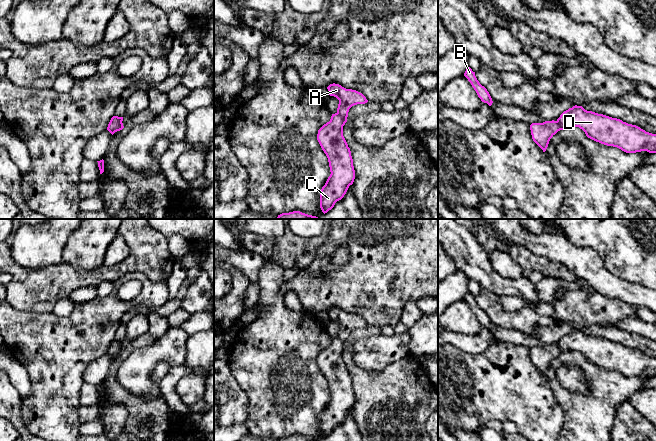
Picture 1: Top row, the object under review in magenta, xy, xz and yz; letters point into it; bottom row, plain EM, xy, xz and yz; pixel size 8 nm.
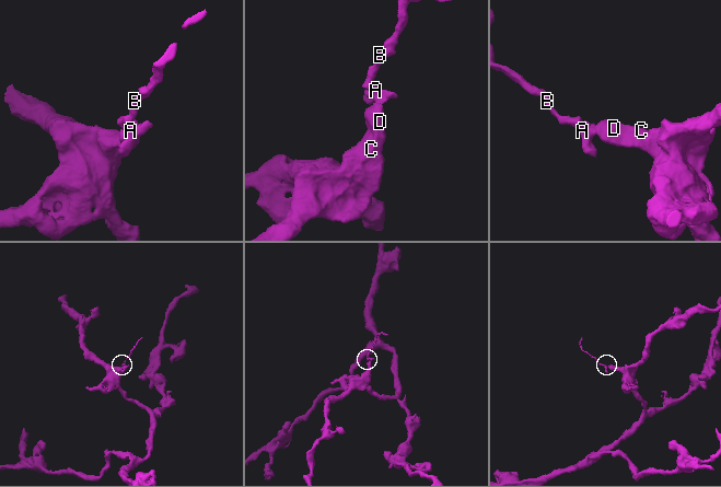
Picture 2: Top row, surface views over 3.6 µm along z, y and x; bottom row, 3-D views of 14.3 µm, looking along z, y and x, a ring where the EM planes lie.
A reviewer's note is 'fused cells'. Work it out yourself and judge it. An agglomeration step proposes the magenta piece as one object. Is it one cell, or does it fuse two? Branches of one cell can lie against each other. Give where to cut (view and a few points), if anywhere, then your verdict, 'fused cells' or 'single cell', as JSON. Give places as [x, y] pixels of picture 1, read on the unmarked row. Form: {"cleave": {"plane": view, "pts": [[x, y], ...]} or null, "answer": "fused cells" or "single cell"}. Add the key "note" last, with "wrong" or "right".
{"cleave": {"plane": "xz", "pts": [[337, 336], [346, 342]]}, "answer": "fused cells", "note": "right"}

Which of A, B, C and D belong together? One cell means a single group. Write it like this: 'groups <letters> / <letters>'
groups A B / C D

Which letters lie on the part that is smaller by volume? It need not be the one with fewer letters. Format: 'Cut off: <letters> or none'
Cut off: A, B

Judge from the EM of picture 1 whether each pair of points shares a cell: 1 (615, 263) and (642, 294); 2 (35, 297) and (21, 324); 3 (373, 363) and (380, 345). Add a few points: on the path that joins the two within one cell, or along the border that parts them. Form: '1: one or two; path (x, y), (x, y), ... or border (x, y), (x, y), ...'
1: two; border (611, 272), (626, 280), (642, 284), (645, 287)
2: two; border (10, 304), (21, 310), (34, 312), (51, 311)
3: one; path (373, 359), (380, 352), (380, 349)

